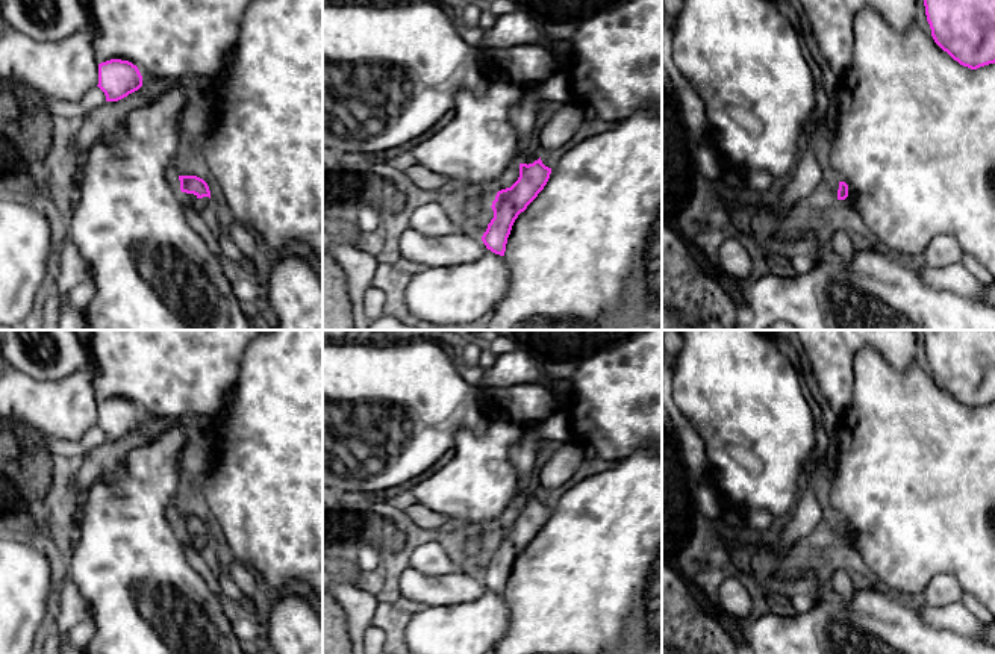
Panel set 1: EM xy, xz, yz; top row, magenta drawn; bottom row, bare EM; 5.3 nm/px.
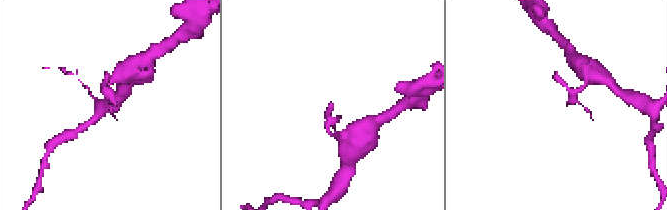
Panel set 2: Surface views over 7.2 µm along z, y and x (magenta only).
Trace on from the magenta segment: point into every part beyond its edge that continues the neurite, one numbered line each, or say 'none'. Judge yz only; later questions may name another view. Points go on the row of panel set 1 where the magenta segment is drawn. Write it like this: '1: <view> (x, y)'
none

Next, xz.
1: xz (532, 153)

